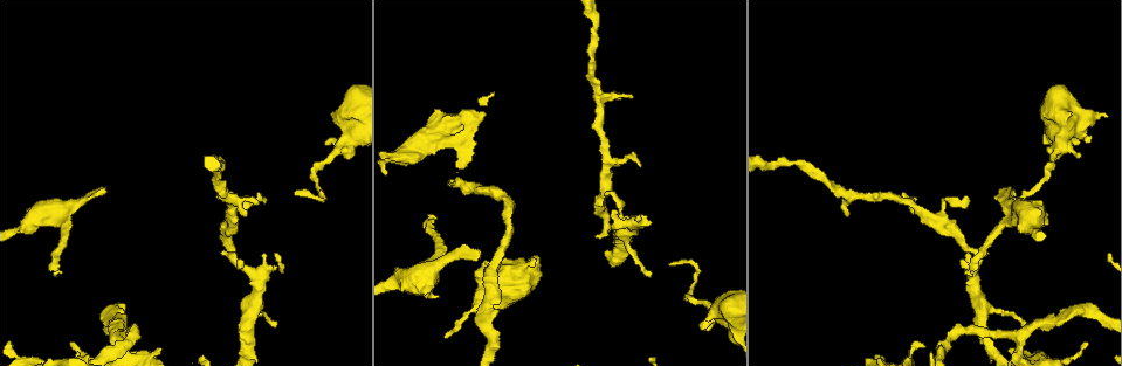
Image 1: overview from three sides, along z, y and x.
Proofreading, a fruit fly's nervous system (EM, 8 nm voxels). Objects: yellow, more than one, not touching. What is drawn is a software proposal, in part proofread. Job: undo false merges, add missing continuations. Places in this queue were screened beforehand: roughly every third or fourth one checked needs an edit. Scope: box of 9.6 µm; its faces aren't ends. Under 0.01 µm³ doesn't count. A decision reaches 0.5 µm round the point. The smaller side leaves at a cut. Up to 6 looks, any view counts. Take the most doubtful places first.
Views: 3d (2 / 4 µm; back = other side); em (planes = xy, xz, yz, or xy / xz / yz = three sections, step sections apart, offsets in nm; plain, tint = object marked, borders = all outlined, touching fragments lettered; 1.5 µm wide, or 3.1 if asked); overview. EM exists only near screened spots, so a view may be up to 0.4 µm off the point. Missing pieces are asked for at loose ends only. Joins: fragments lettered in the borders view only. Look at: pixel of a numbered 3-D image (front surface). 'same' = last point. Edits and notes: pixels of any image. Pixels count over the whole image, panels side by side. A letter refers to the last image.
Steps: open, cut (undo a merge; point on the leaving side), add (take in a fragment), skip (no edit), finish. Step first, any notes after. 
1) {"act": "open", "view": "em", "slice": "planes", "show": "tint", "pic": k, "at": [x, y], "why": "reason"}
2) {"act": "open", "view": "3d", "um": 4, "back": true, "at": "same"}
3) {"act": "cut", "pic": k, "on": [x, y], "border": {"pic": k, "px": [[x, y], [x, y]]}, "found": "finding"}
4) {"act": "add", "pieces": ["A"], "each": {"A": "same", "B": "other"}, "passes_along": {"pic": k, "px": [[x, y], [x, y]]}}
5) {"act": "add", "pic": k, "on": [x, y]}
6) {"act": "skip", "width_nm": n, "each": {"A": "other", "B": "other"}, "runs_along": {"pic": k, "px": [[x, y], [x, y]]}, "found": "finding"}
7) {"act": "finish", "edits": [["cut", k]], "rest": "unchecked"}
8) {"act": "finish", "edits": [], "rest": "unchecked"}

{"act": "open", "view": "em", "slice": "planes", "show": "borders", "pic": 1, "at": [1079, 152], "why": "free end"}

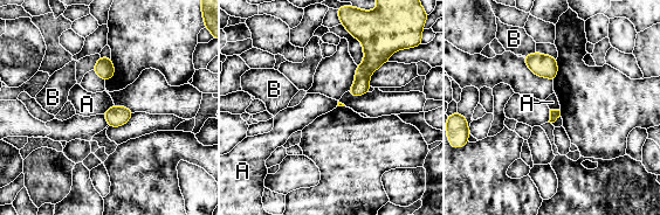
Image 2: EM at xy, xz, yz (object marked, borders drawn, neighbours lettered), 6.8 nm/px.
{"act": "skip", "each": {"A": "other", "B": "other"}, "border": {"pic": 2, "px": [[114, 104], [102, 113]]}, "found": "no lettered fragment goes on from it"}

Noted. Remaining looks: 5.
{"act": "open", "view": "em", "slice": "planes", "show": "tint", "pic": 1, "at": [648, 221], "why": "stops while still wide"}

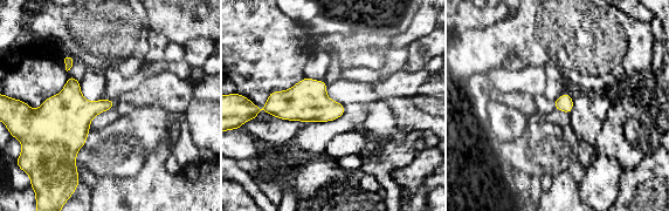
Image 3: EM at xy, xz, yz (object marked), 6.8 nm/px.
{"act": "open", "view": "em", "slice": "planes", "show": "borders", "at": "same"}

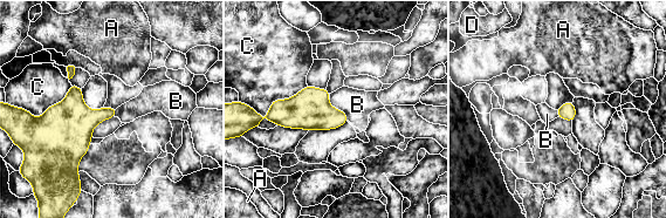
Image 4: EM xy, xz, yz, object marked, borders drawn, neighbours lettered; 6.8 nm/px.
{"act": "skip", "each": {"A": "other", "B": "other", "C": "other", "D": "other"}, "found": "none of them fits"}

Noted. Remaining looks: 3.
{"act": "open", "view": "em", "slice": "planes", "show": "plain", "pic": 1, "at": [1017, 351], "why": "sudden change in width"}

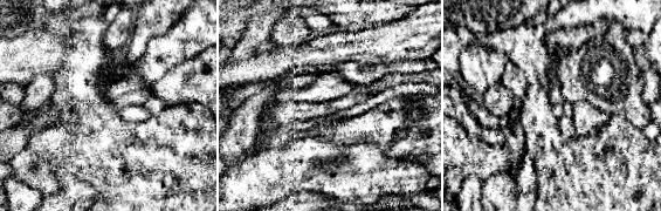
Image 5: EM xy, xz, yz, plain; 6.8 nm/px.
{"act": "open", "view": "em", "slice": "planes", "show": "borders", "at": "same", "why": "see the neighbours"}

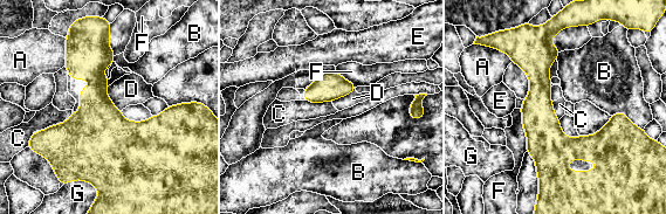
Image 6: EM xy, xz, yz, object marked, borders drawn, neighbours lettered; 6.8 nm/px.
{"act": "skip", "each": {"A": "other", "B": "other", "C": "other", "D": "other", "E": "other", "F": "other", "G": "other"}, "runs_along": {"pic": 6, "px": [[527, 35], [539, 74], [546, 174]]}, "found": "continuous, no second neuron"}

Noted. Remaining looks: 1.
{"act": "finish", "edits": [], "rest": "unchecked"}

